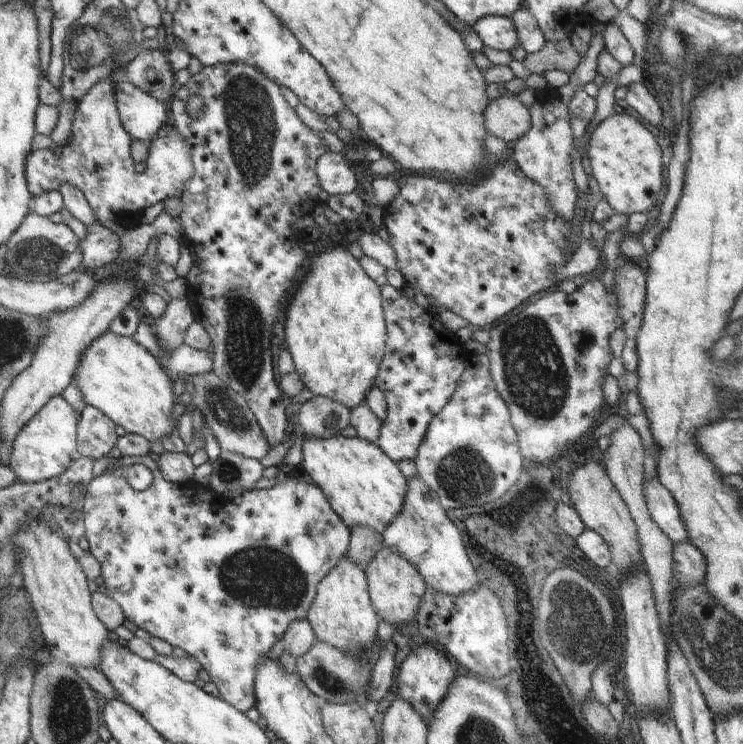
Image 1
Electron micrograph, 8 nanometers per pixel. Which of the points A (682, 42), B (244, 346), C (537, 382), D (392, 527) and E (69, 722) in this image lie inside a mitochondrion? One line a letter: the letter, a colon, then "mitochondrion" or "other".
A: mitochondrion
B: mitochondrion
C: mitochondrion
D: other
E: mitochondrion

